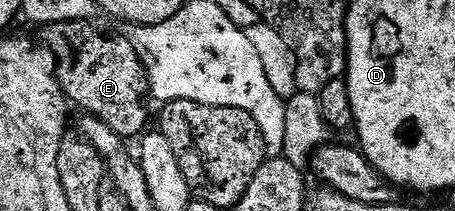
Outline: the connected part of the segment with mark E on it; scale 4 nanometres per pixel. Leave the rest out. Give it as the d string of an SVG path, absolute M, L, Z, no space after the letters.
M69 20L47 24L41 29L56 69L58 84L71 105L104 122L120 137L141 137L147 131L146 104L148 81L146 68L125 35L101 32L89 20Z

